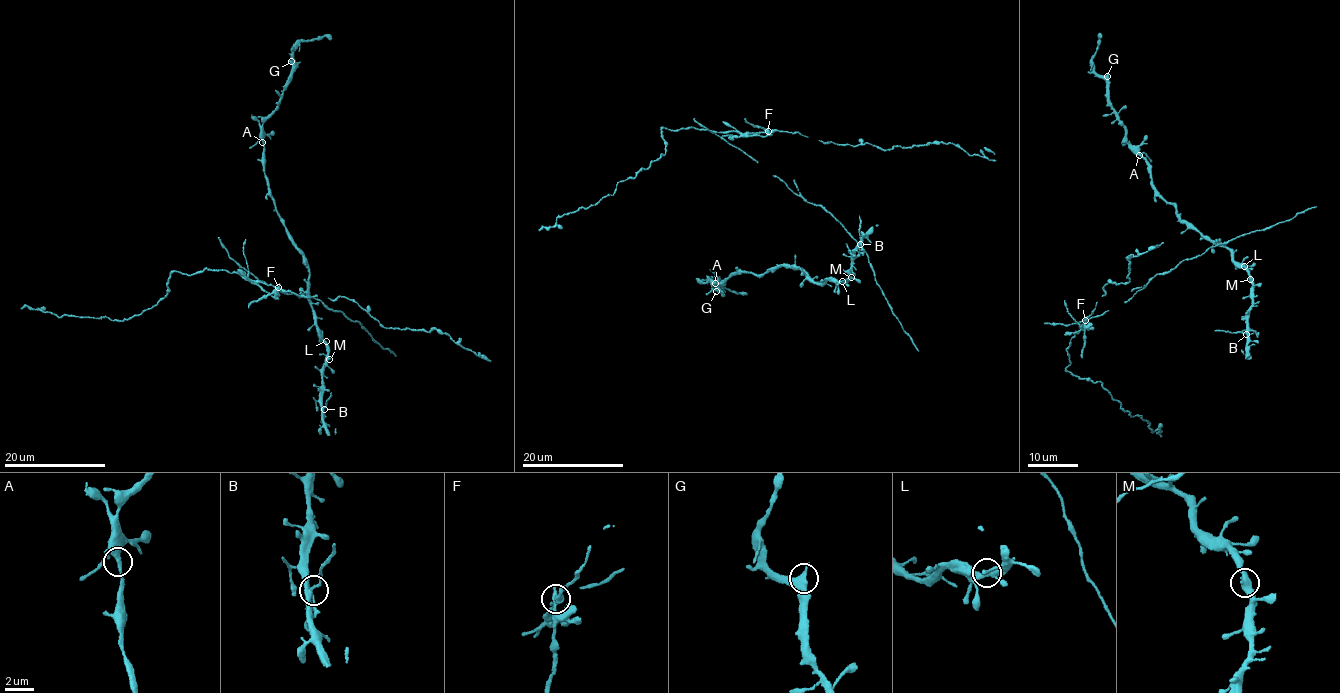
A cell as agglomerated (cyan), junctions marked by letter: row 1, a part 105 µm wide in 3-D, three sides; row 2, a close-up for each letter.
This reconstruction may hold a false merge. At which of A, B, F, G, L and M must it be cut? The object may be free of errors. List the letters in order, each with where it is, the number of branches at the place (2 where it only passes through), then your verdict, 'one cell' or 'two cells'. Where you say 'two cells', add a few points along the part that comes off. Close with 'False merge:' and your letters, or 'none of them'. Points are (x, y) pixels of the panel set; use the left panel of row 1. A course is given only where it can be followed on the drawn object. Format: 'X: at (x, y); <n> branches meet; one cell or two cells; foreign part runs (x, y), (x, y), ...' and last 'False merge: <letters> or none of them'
A: at (262, 142); 3 branches meet; one cell
B: at (324, 409); 4 branches meet; one cell
F: at (278, 287); 3 branches meet; two cells; foreign part runs (279, 288), (273, 296), (249, 280), (245, 239)
G: at (291, 61); 2 branches meet; one cell
L: at (326, 341); 3 branches meet; one cell
M: at (329, 359); 3 branches meet; one cell
False merge: F

